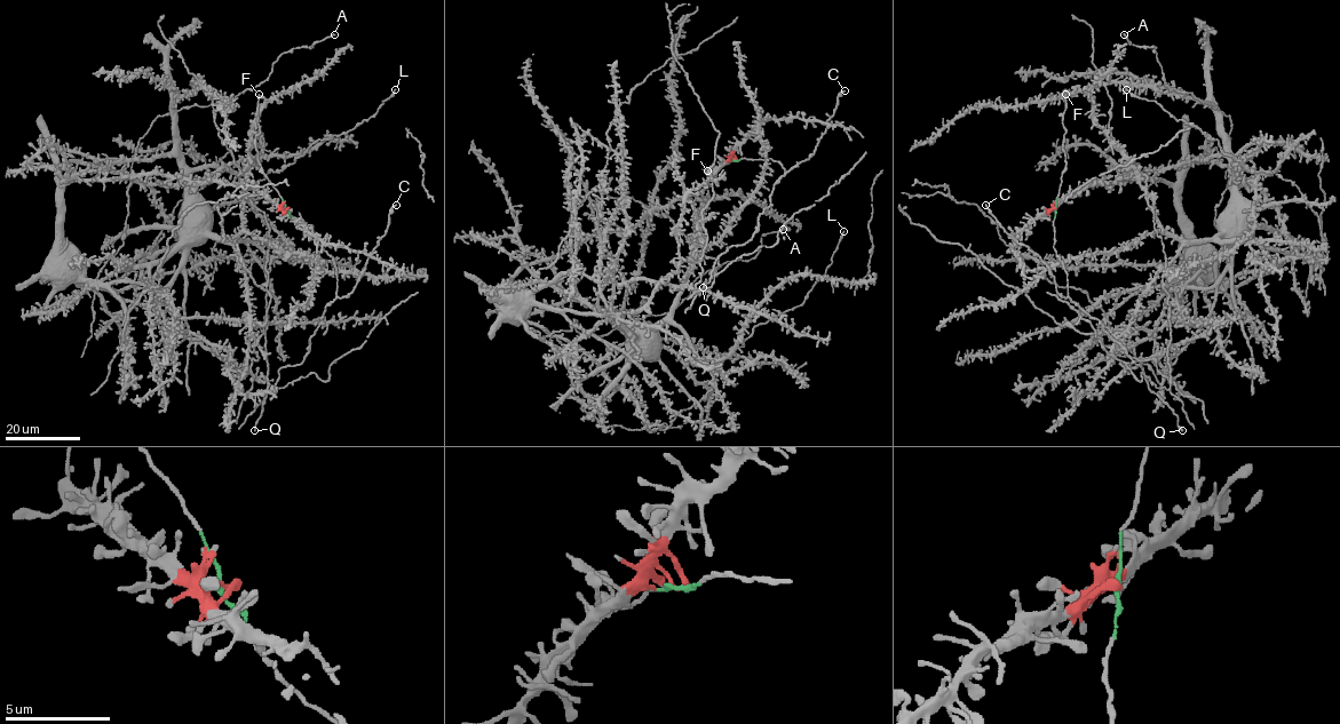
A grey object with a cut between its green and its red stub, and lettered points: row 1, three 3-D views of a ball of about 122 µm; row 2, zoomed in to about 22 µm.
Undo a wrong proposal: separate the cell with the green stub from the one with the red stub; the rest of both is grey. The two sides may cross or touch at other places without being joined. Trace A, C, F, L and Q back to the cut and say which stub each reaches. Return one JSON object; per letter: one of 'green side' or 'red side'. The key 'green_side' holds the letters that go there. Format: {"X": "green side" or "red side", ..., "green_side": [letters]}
{"A": "red side", "C": "green side", "F": "green side", "L": "red side", "Q": "green side", "green_side": ["C", "F", "Q"]}

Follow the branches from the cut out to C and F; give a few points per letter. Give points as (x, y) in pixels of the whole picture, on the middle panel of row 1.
C: (734, 160), (771, 158), (785, 173), (790, 170), (813, 152), (839, 94), (845, 90)
F: (734, 160), (708, 170), (704, 168), (707, 170)

